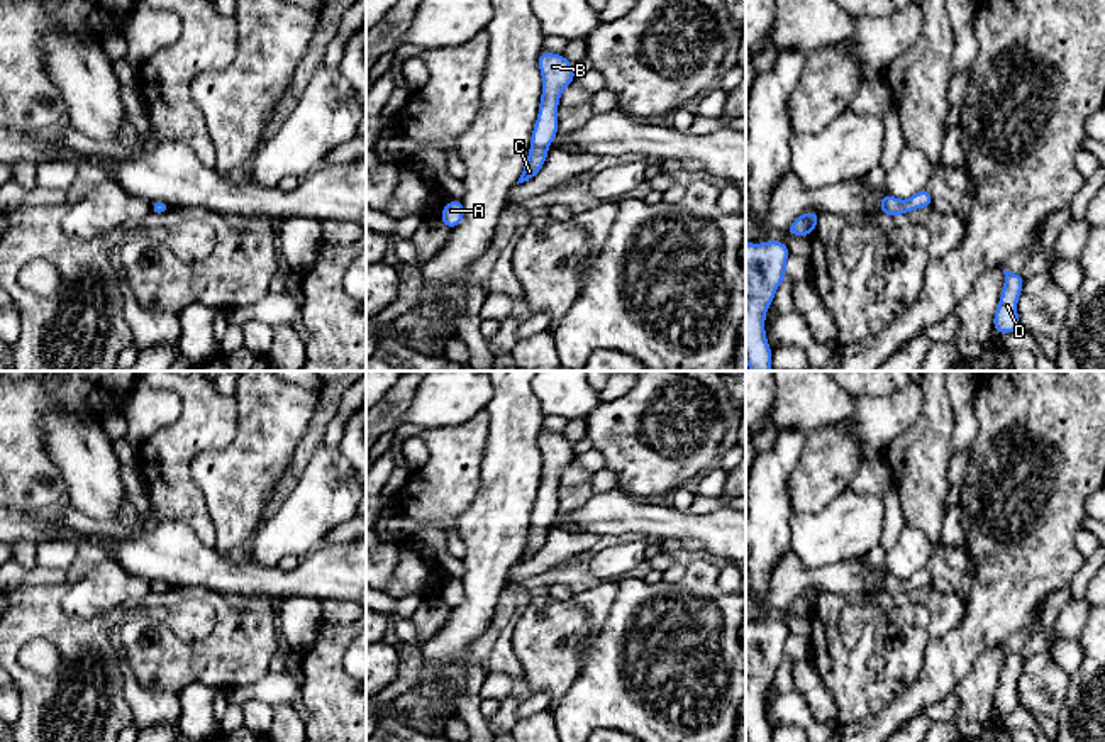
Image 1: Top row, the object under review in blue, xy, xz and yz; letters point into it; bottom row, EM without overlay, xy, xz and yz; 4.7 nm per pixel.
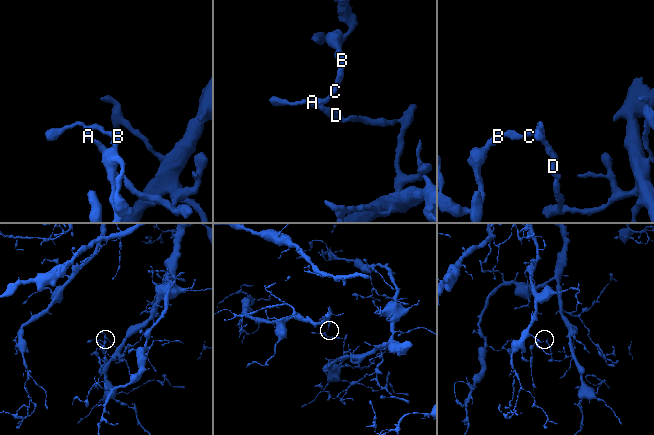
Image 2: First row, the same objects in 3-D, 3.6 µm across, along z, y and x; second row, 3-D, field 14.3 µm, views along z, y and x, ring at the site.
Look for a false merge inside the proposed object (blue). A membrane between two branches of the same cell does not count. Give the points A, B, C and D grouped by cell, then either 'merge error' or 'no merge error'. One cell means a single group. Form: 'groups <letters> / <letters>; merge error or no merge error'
groups A B C D; no merge error

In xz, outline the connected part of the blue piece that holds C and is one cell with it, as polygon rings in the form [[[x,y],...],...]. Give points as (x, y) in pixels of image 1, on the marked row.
[[[542,51],[537,63],[542,75],[542,95],[530,137],[529,158],[517,185],[532,180],[544,166],[547,147],[558,136],[558,103],[561,91],[576,78],[571,63],[563,54]]]

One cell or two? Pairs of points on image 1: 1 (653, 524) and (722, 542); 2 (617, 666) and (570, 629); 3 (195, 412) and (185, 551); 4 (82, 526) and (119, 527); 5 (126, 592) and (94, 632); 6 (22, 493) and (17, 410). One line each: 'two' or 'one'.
1: one
2: two
3: two
4: one
5: two
6: one

